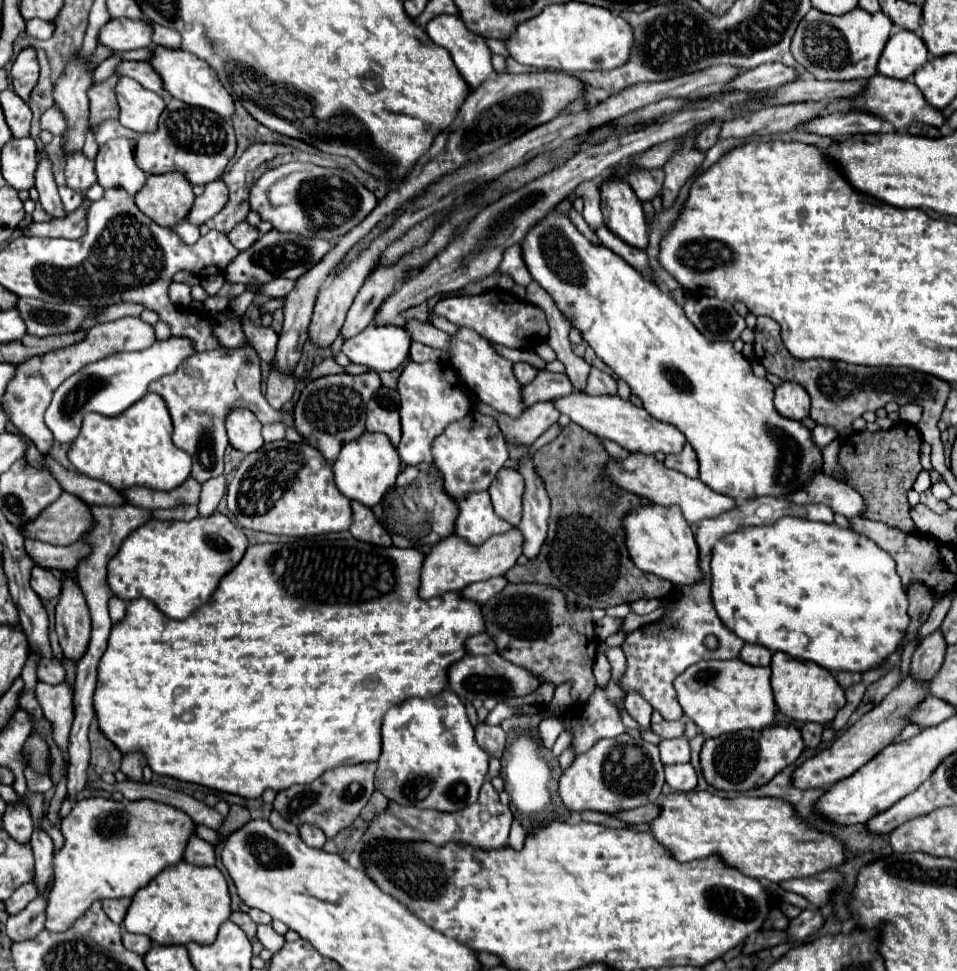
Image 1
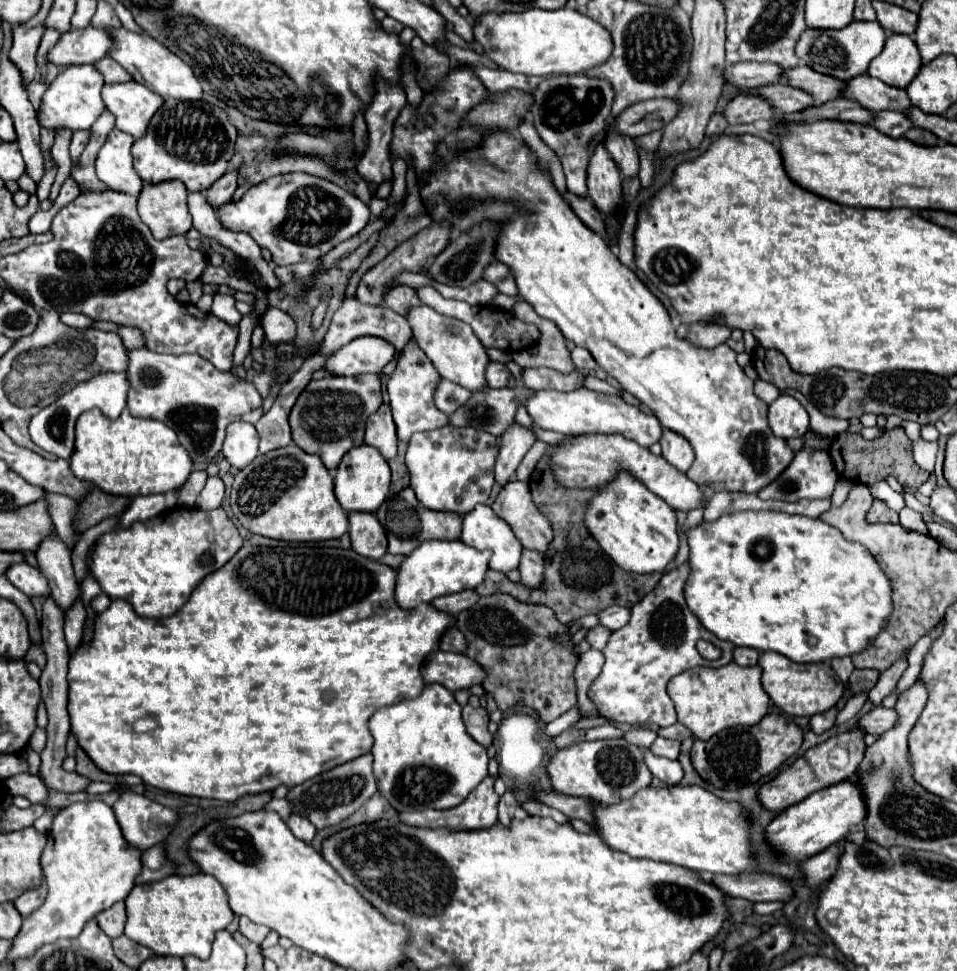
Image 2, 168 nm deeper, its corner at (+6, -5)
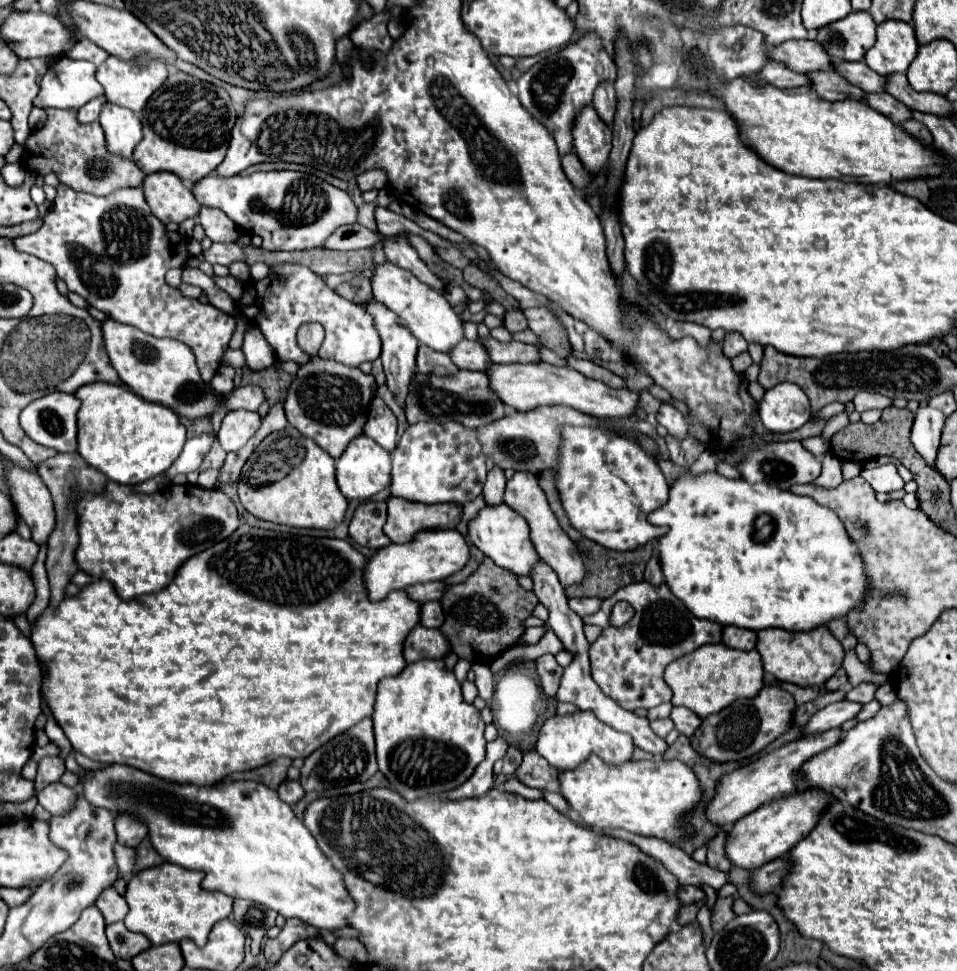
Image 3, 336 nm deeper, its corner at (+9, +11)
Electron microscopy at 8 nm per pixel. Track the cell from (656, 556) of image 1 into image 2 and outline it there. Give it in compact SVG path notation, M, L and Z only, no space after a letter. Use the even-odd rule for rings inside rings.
M620 472L616 480L598 490L586 512L588 530L598 540L602 550L626 572L650 574L664 572L678 554L678 524L676 512L640 480Z

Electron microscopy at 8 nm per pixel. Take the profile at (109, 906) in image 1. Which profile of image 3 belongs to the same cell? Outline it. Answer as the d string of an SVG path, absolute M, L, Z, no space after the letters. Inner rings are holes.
M119 878L115 884L105 888L95 902L95 906L101 910L107 924L123 920L125 914L129 912L127 902L125 902L125 886L127 886L127 882L123 878Z

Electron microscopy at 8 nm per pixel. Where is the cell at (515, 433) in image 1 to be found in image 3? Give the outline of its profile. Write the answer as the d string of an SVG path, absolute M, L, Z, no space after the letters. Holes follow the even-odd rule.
M493 468L487 474L487 482L485 482L485 490L483 490L483 498L487 506L499 506L503 502L503 492L505 492L505 476L503 470Z

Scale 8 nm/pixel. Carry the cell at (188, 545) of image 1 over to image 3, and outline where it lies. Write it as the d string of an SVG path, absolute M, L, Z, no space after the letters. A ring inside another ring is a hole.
M107 480L101 494L77 496L75 508L79 532L75 564L93 580L109 580L123 600L159 592L173 580L181 560L225 540L239 526L237 508L229 496L217 488L205 490L193 484L169 484L161 492L141 494L133 486Z

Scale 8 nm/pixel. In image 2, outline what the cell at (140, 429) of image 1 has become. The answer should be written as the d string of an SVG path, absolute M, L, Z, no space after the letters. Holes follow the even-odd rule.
M88 410L76 422L76 446L70 468L76 478L90 480L104 492L144 496L180 488L192 472L192 460L178 444L176 432L160 420L136 418L128 410L124 410L122 418L108 420L100 412Z

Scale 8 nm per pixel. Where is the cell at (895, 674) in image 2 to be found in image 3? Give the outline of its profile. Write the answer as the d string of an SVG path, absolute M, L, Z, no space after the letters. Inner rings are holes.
M859 684L857 688L851 688L851 690L845 694L845 700L857 702L857 704L867 704L867 702L873 700L875 690L877 690L875 684Z

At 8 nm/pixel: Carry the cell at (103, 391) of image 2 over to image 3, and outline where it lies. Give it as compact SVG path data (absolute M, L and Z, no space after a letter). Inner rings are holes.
M63 392L47 394L31 402L21 412L21 428L31 440L35 440L41 446L53 448L57 452L77 452L77 410L79 406L81 404L73 394L63 394Z

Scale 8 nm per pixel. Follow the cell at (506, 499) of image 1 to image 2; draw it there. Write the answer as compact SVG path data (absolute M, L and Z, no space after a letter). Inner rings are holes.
M512 480L504 484L492 504L492 510L498 518L508 522L524 548L544 552L550 544L552 528L532 504L528 482Z

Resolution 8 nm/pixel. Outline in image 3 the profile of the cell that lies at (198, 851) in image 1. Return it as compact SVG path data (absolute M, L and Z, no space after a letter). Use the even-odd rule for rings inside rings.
M115 844L115 862L119 866L119 874L129 876L133 872L133 866L135 866L135 850L125 848L121 844Z

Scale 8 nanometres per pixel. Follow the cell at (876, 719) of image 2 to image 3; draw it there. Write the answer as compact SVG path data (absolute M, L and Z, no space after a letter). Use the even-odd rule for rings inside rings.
M847 700L829 704L811 716L811 720L807 722L801 734L811 736L811 734L827 732L829 728L839 728L845 720L853 720L859 710L861 710L861 704L847 704Z

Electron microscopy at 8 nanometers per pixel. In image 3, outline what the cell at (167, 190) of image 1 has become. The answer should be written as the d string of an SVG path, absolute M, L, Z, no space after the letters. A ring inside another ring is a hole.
M157 172L145 176L143 182L145 200L151 206L151 212L163 222L181 224L187 218L195 218L199 214L199 204L193 192L183 184L179 176L171 172Z

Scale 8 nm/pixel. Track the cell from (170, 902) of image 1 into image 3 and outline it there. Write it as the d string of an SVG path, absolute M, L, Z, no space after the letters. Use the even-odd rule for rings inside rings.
M161 864L135 874L129 880L125 894L129 904L125 926L133 932L149 936L155 946L179 942L183 938L191 938L193 942L203 946L213 924L231 914L233 898L225 896L223 892L205 892L201 888L201 880L201 872L193 872L177 864Z

